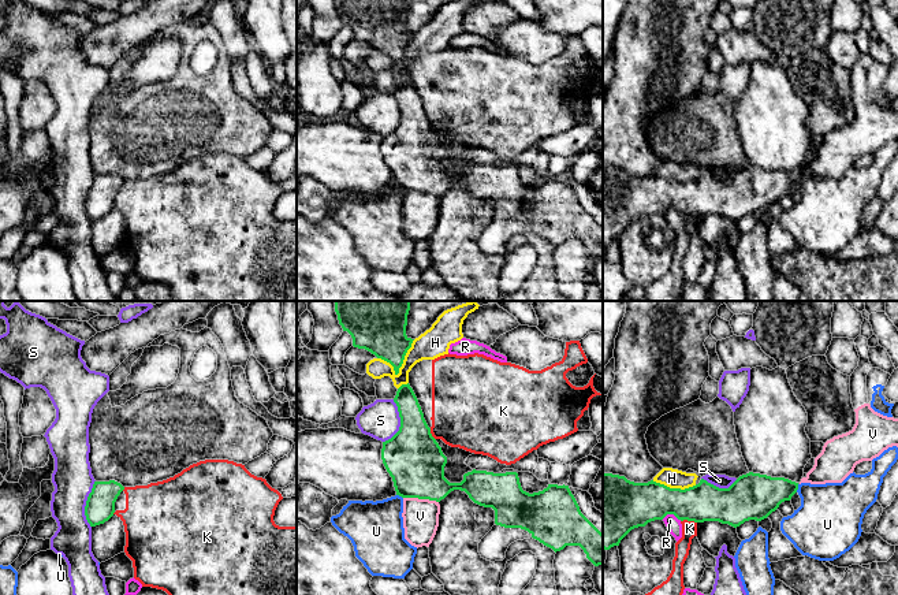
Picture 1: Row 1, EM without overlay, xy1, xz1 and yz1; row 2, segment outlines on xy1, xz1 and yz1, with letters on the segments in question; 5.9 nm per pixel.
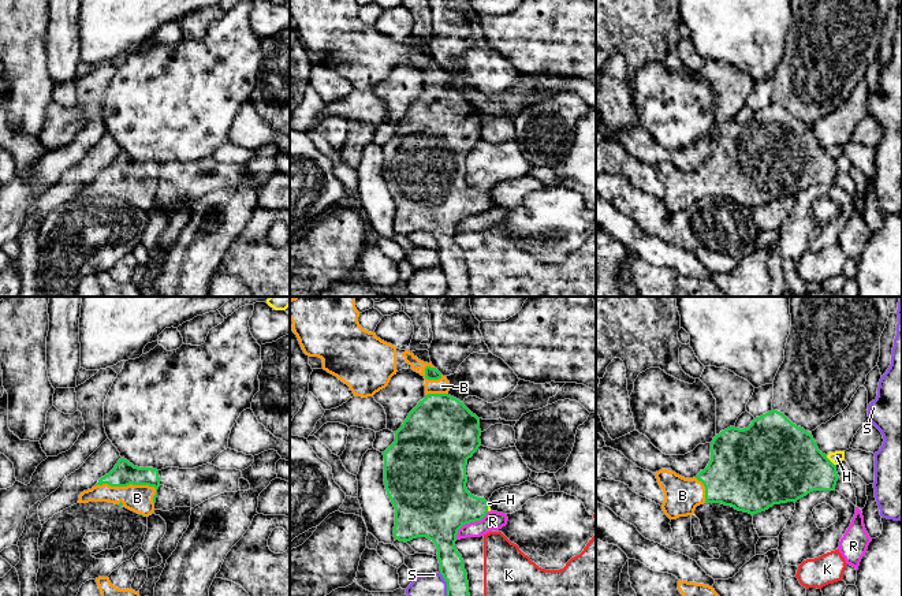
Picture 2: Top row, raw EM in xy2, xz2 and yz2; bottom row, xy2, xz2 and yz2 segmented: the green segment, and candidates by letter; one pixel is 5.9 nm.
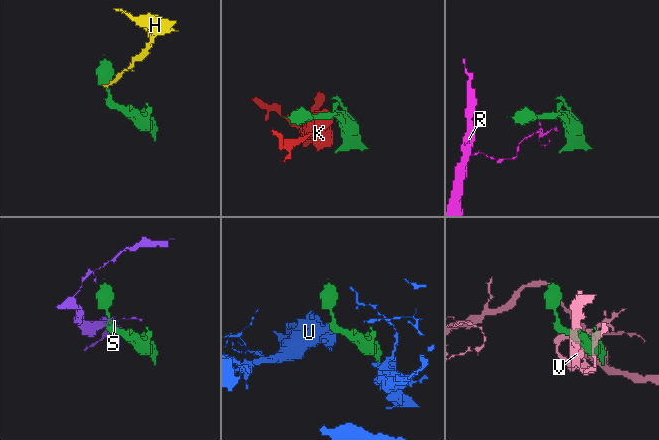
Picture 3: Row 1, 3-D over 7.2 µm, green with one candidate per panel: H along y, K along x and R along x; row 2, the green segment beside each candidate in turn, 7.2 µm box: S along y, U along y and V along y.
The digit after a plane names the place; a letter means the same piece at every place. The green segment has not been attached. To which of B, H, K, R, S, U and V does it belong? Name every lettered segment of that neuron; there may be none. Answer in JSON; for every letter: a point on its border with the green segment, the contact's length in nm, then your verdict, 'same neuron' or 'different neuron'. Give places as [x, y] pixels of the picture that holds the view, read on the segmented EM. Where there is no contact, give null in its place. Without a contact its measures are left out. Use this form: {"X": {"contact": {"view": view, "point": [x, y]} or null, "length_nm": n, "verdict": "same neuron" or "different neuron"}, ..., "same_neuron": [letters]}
{"B": {"contact": {"view": "xy2", "point": [129, 484]}, "length_nm": 360, "verdict": "same neuron"}, "H": {"contact": {"view": "xz1", "point": [399, 367]}, "length_nm": 260, "verdict": "different neuron"}, "K": {"contact": {"view": "yz1", "point": [689, 520]}, "length_nm": 100, "verdict": "different neuron"}, "R": {"contact": {"view": "xz2", "point": [469, 522]}, "length_nm": 260, "verdict": "different neuron"}, "S": {"contact": {"view": "xz1", "point": [401, 423]}, "length_nm": 260, "verdict": "different neuron"}, "U": {"contact": {"view": "yz1", "point": [797, 488]}, "length_nm": 50, "verdict": "different neuron"}, "V": {"contact": {"view": "xz1", "point": [421, 498]}, "length_nm": 220, "verdict": "different neuron"}, "same_neuron": ["B"]}

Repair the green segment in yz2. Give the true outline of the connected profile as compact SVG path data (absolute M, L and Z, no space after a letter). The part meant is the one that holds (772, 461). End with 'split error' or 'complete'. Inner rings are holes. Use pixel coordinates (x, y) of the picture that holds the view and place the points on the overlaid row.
M772 409L748 428L730 426L716 435L711 443L711 461L696 477L685 478L661 469L656 478L664 492L661 509L670 519L676 519L693 515L704 503L722 503L754 515L774 504L795 503L813 491L835 491L839 476L836 465L819 450L812 433Z | split error

